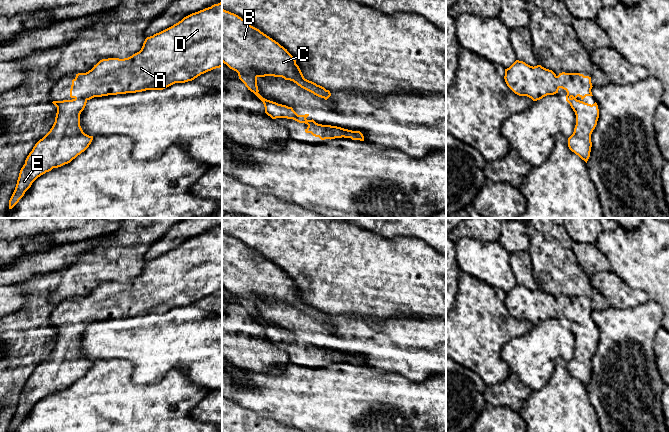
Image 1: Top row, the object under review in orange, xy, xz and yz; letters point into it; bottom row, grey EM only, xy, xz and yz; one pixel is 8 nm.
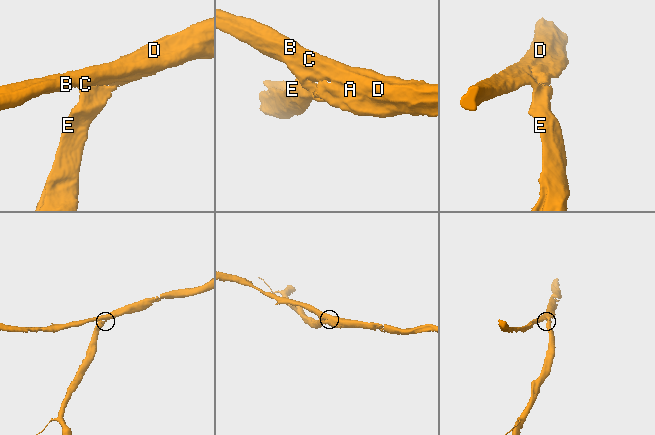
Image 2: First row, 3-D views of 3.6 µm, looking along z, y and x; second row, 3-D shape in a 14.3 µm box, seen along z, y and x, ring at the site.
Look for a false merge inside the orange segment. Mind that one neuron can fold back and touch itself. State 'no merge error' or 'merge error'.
no merge error

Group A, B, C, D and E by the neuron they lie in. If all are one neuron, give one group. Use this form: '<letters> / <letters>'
A B C D E

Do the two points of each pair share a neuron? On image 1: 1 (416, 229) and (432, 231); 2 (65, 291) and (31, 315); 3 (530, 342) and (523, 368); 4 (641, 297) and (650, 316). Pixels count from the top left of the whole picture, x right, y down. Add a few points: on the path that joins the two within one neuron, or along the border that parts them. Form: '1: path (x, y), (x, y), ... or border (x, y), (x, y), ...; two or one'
1: path (420, 229), (428, 229); one
2: path (57, 291), (39, 307); one
3: path (530, 348), (529, 362); one
4: border (649, 299), (644, 303), (621, 309); two

